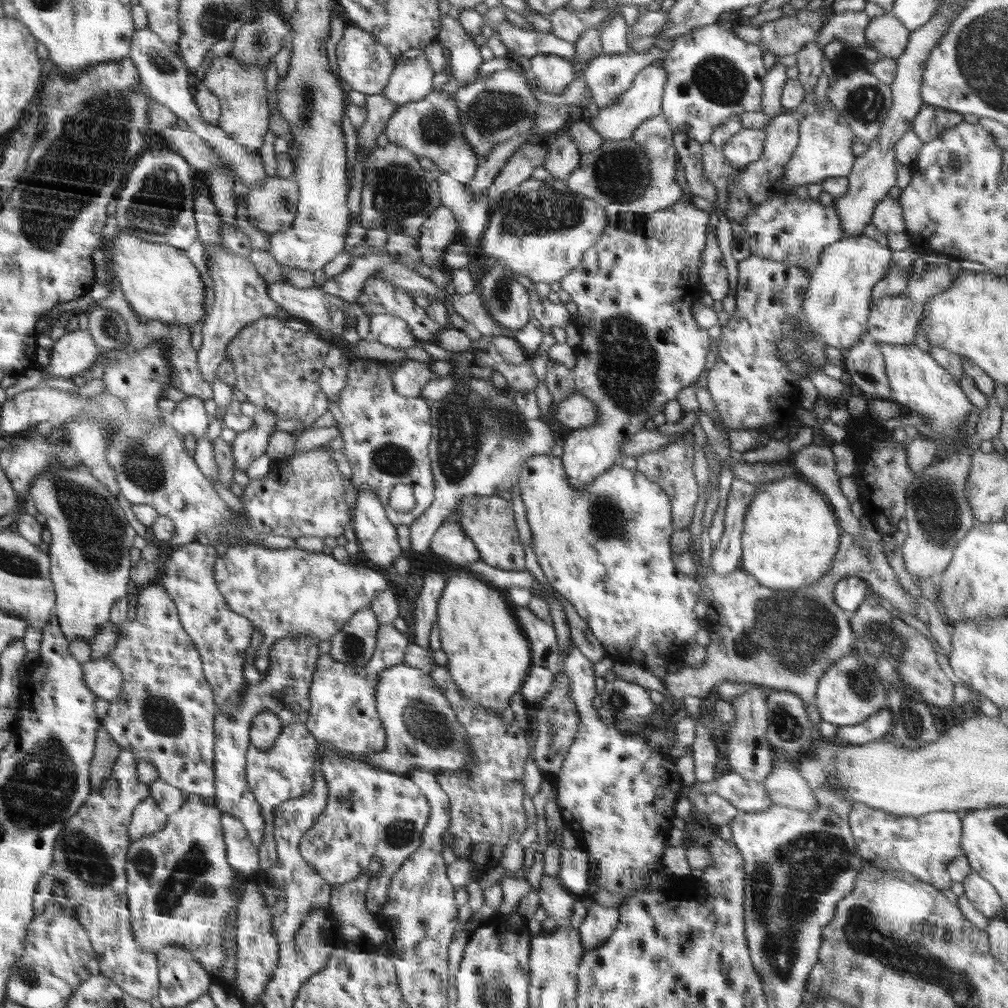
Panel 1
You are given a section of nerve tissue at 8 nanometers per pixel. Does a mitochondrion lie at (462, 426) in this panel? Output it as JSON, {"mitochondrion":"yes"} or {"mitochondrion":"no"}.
{"mitochondrion":"yes"}

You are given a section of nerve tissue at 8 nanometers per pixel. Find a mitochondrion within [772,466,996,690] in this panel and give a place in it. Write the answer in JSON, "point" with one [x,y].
{"point":[936,506]}

